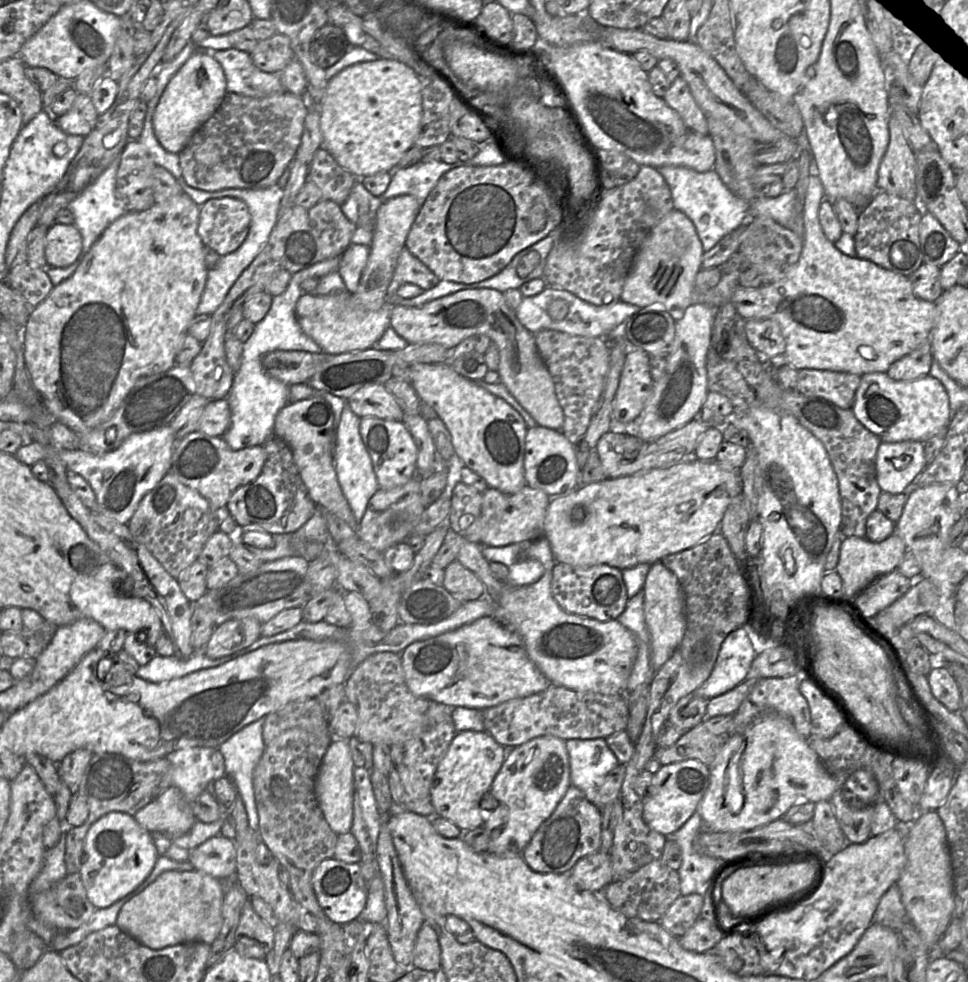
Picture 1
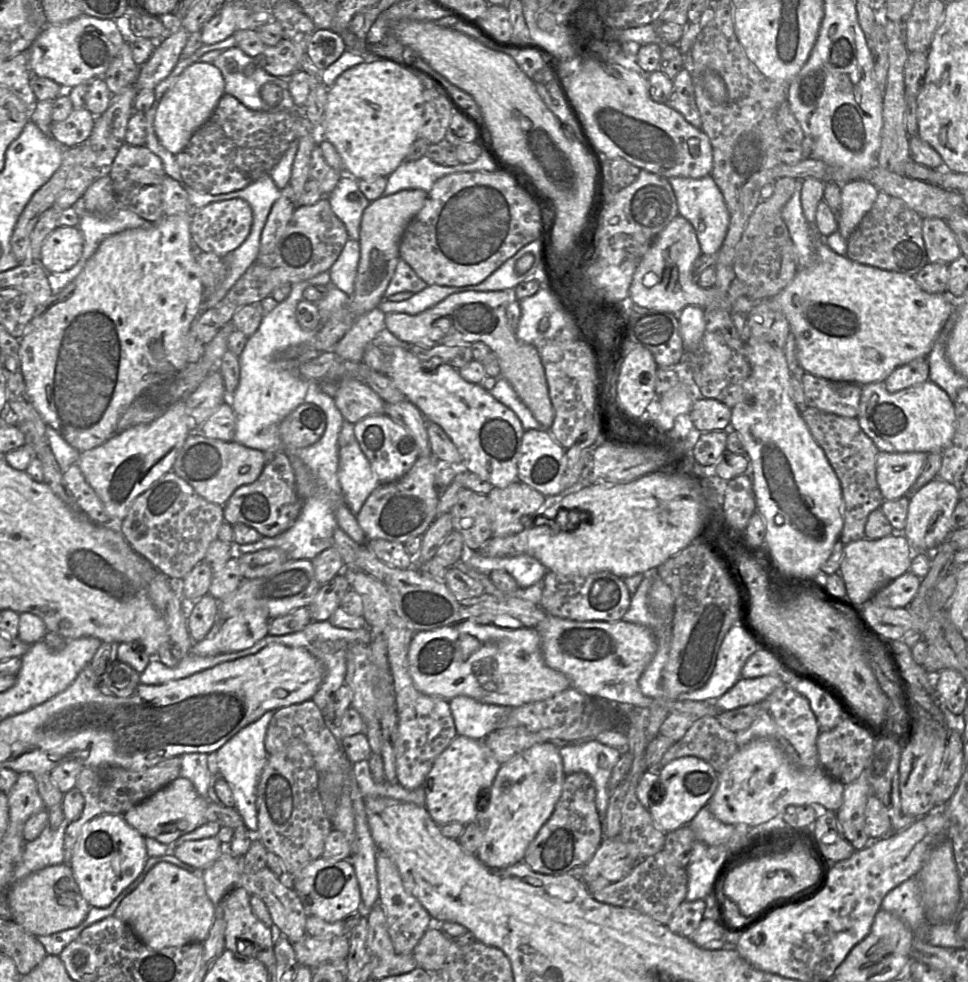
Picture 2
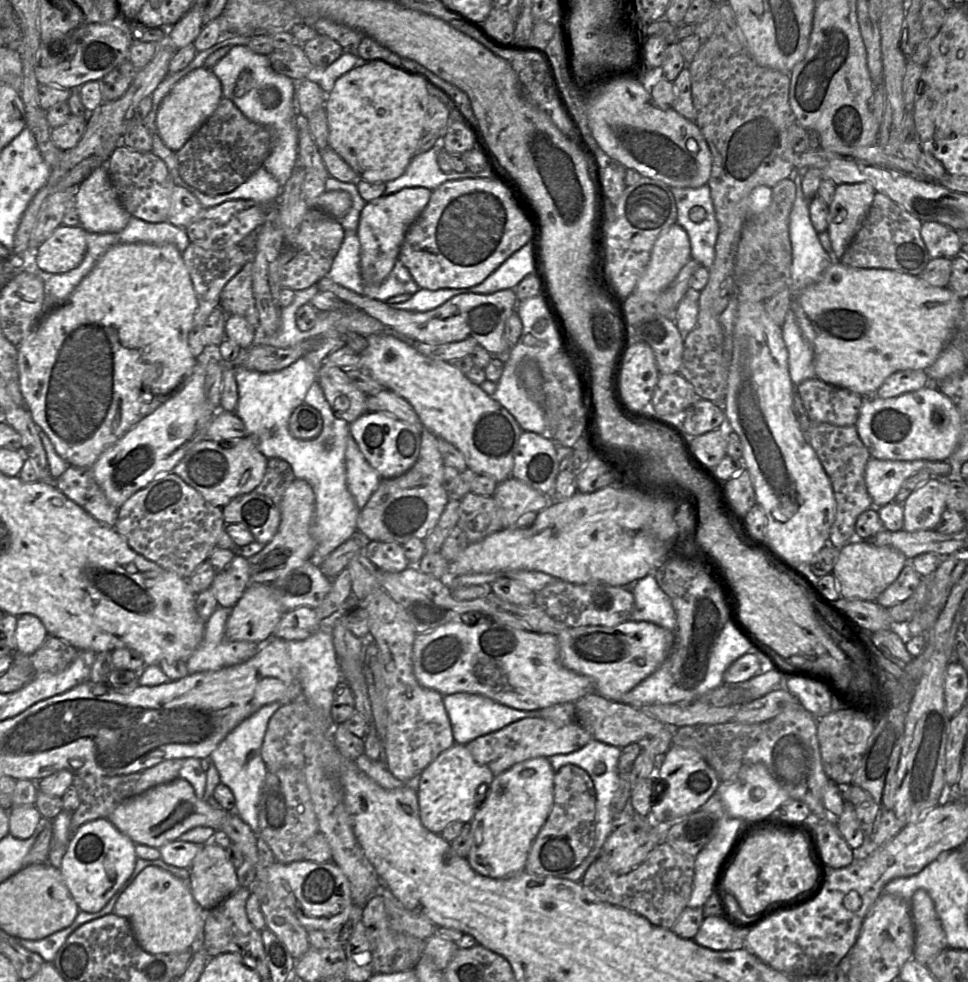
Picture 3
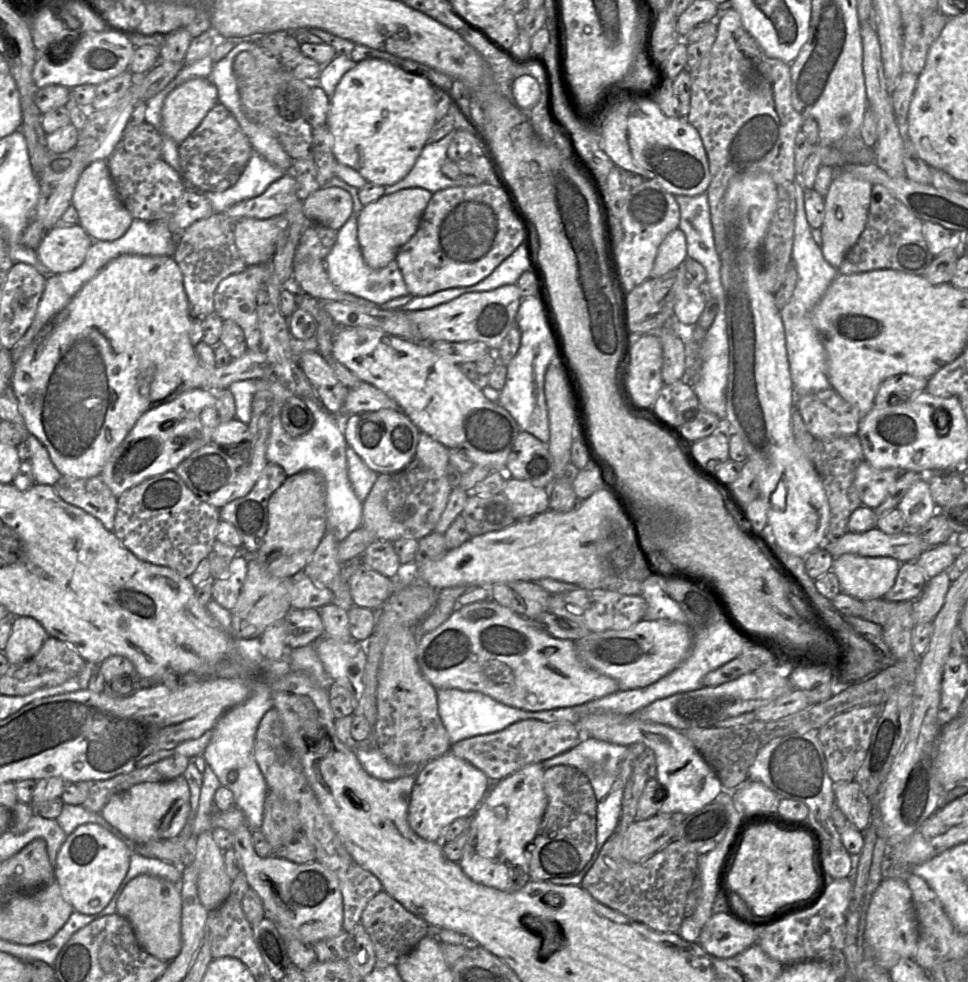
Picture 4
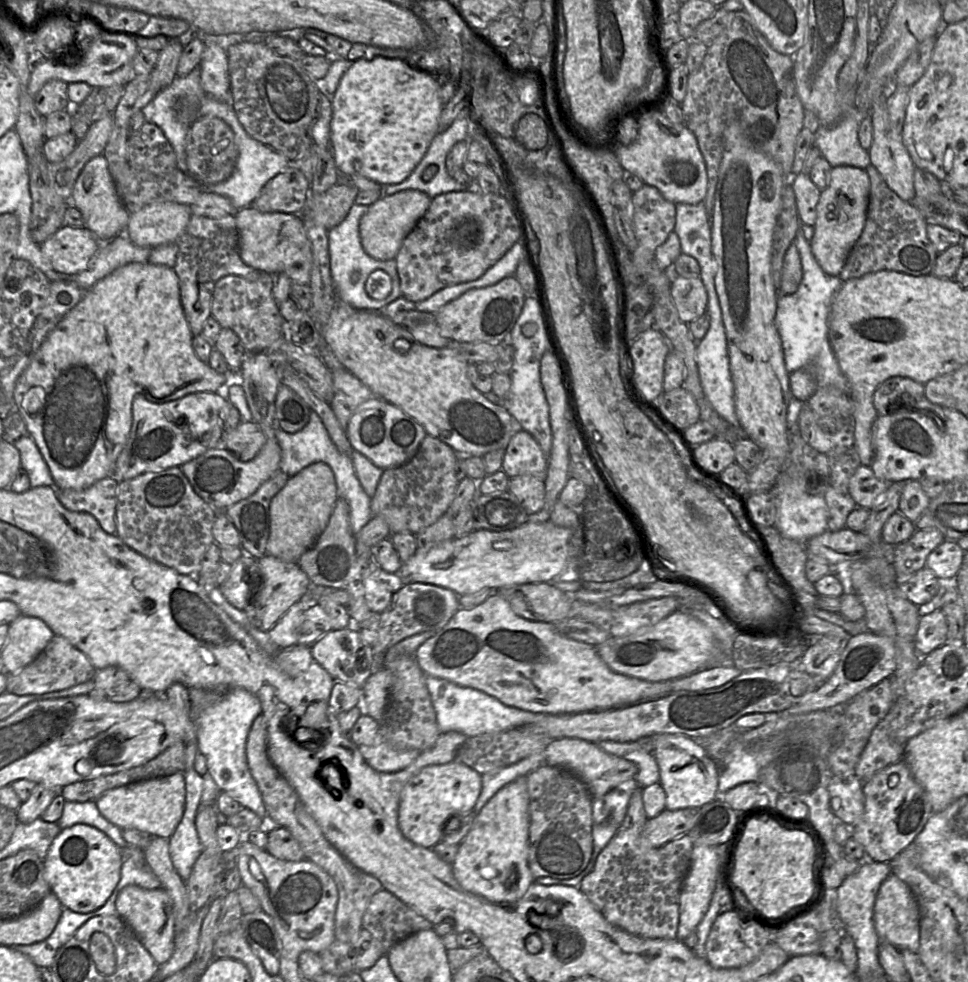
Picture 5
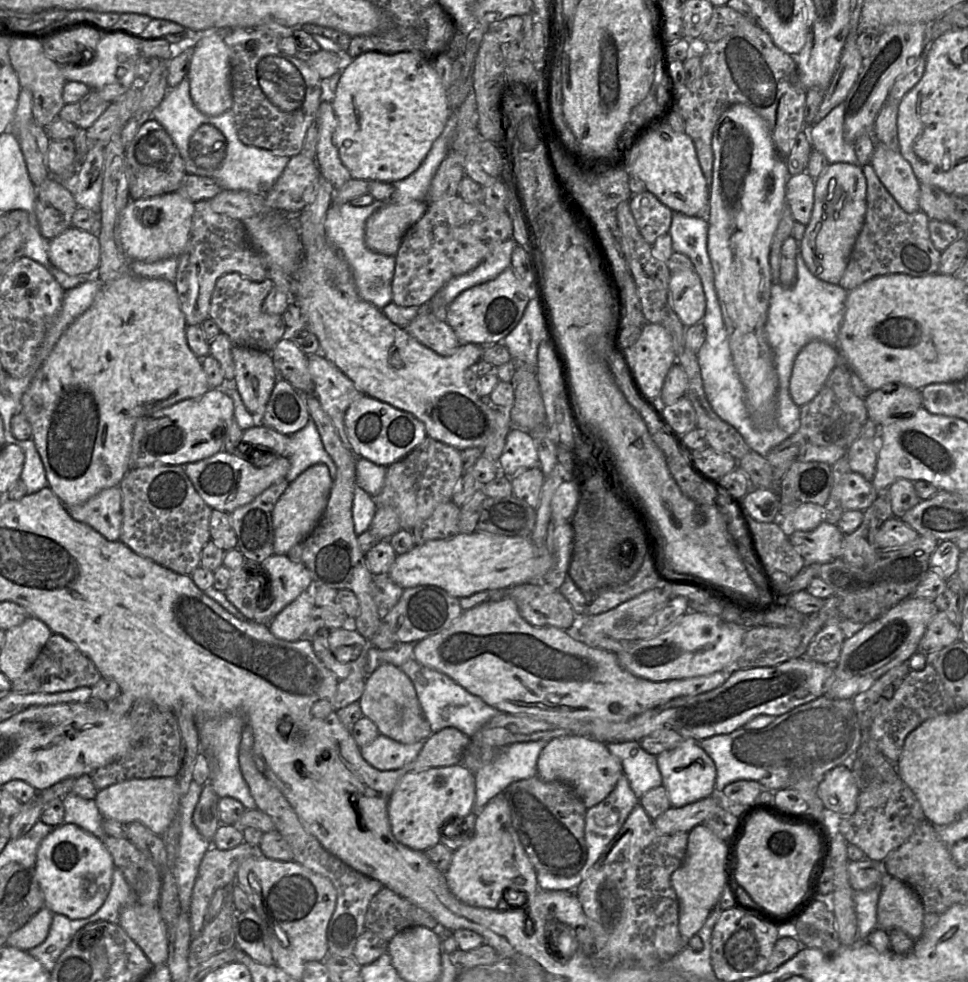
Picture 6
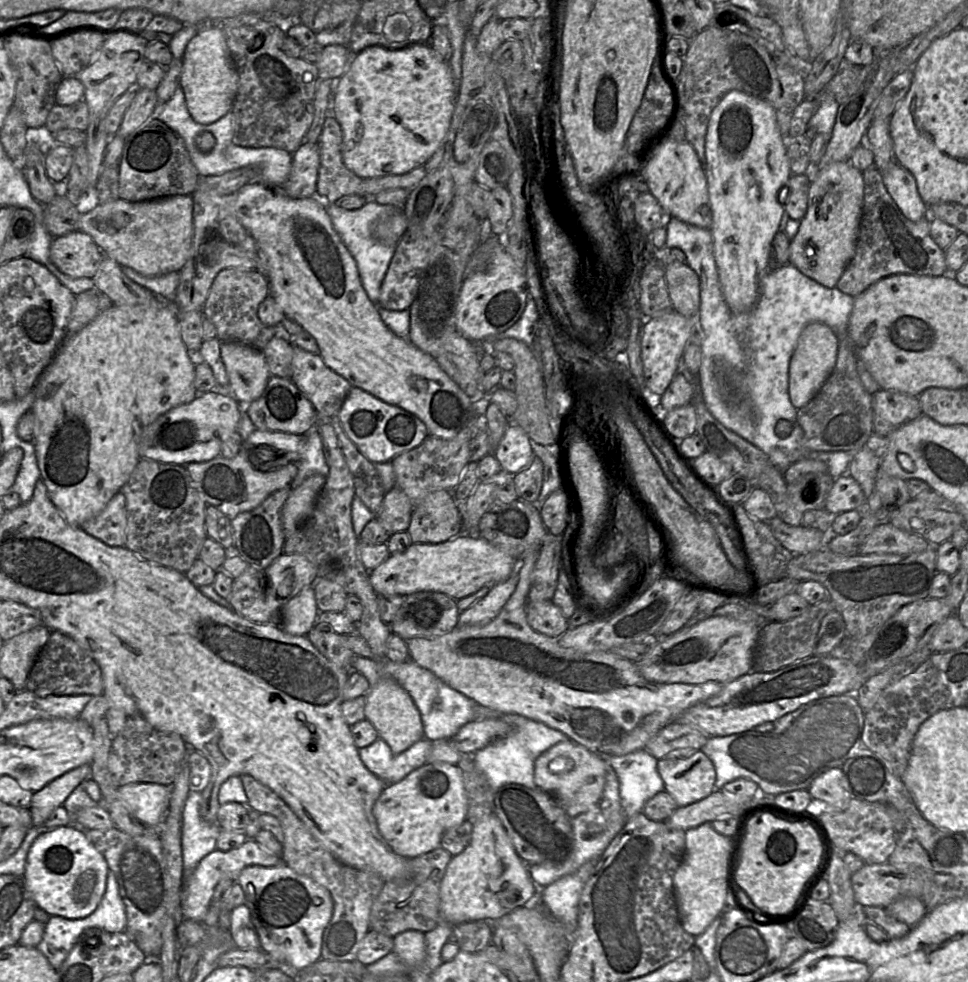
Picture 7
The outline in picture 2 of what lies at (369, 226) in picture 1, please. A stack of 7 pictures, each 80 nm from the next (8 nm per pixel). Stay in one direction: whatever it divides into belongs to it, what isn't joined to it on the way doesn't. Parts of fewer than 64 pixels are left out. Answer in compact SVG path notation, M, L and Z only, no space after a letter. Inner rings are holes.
M343 174L334 190L324 197L345 225L349 239L358 241L363 212L371 203L360 191L358 180Z

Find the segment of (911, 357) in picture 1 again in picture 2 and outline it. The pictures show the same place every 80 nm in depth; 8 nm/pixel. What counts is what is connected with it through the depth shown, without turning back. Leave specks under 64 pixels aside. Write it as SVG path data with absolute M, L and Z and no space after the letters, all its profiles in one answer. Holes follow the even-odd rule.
M919 357L896 368L884 381L887 391L900 390L922 384L929 380L927 357Z

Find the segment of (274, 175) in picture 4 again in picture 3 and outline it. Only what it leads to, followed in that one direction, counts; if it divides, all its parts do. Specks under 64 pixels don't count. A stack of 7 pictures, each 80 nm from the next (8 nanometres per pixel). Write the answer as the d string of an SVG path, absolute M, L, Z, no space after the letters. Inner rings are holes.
M264 166L257 169L245 182L235 190L213 198L203 198L203 208L210 208L230 200L253 200L264 207L272 207L279 198L282 187Z

